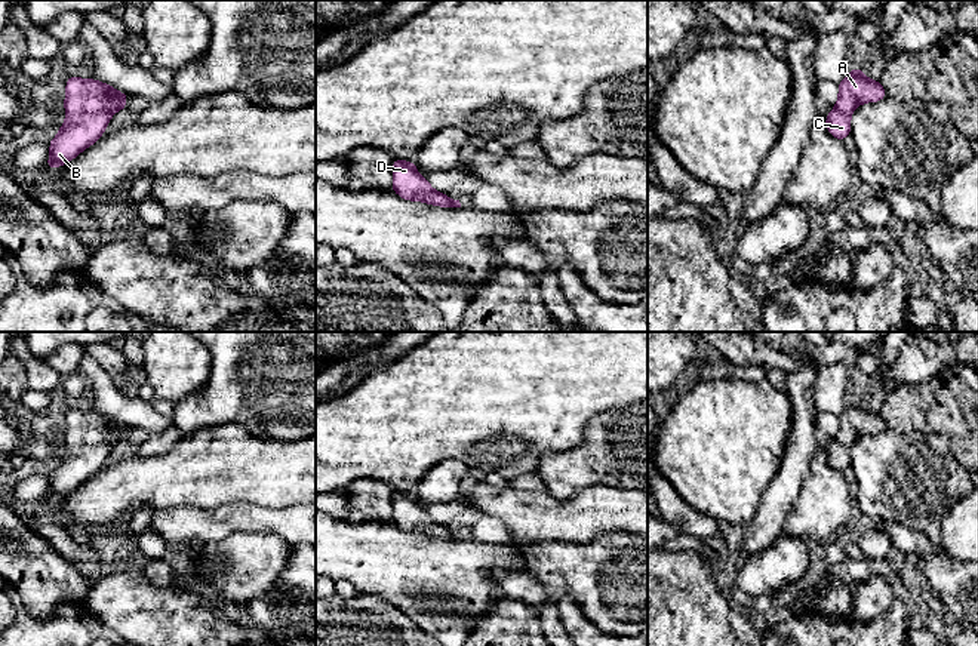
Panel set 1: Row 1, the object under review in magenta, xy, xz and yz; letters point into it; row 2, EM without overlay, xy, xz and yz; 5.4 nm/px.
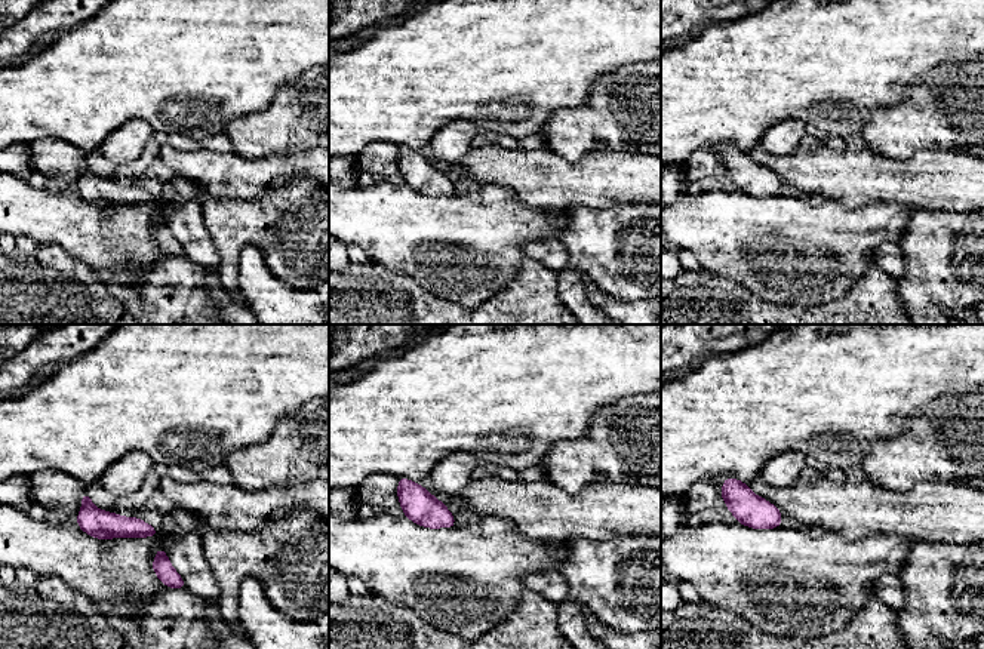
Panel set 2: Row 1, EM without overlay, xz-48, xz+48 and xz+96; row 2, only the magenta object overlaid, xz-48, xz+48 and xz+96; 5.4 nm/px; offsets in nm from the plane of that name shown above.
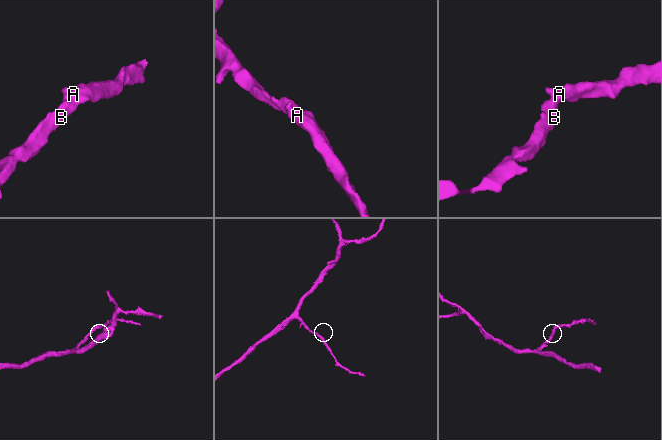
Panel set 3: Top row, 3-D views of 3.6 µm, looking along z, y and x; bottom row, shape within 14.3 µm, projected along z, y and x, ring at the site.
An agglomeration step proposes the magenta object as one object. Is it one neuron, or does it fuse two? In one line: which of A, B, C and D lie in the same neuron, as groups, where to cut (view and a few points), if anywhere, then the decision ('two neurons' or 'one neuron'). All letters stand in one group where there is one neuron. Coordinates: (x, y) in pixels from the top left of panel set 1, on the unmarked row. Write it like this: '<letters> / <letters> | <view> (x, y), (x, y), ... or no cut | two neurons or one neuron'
A B C D | no cut | one neuron

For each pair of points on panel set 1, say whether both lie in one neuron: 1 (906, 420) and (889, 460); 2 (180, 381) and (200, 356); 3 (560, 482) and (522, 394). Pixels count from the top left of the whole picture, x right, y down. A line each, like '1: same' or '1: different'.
1: different
2: same
3: different

